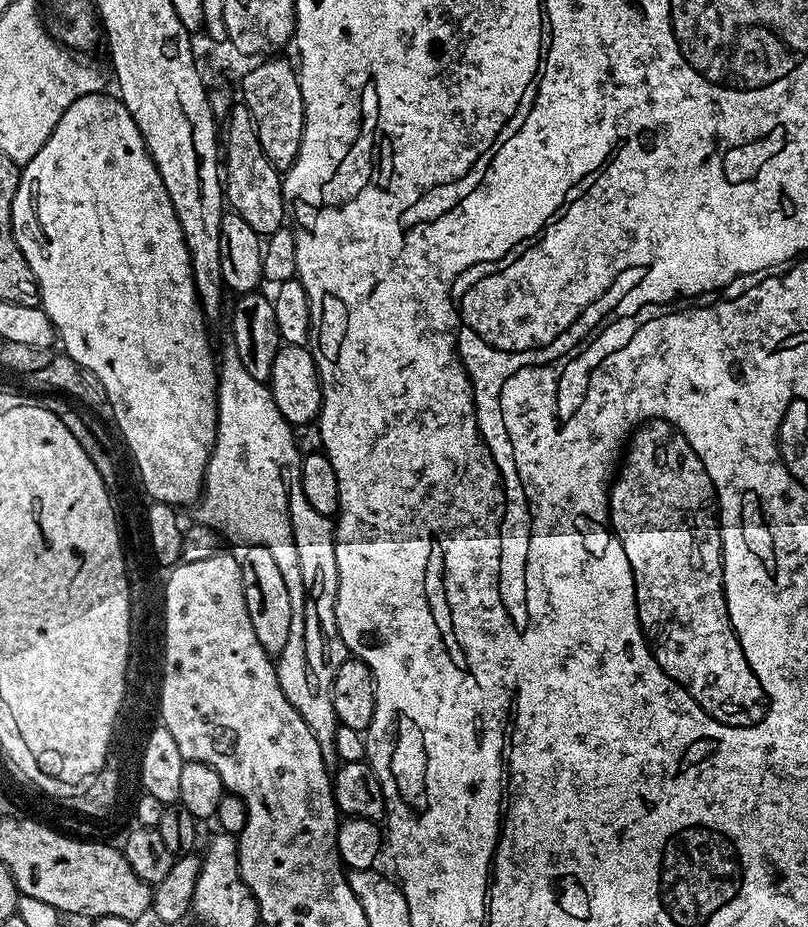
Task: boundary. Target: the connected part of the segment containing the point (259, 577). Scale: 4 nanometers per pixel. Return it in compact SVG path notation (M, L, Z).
M250 544L243 550L245 552L239 553L238 559L242 570L242 590L246 594L246 610L250 614L250 626L254 626L254 634L269 656L278 658L286 650L286 642L290 642L290 626L294 619L294 593L286 586L286 578L282 578L282 570L278 570L278 561L266 546Z

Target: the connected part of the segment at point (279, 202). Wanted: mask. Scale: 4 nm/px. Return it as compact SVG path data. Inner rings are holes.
M243 102L231 105L226 123L228 125L225 128L223 125L222 128L222 183L227 207L238 213L249 226L254 226L254 230L261 238L270 237L286 224L286 205L281 173L270 162L270 158L266 158L262 150L262 142L258 142L258 126L254 122L254 114L250 114L250 110Z

